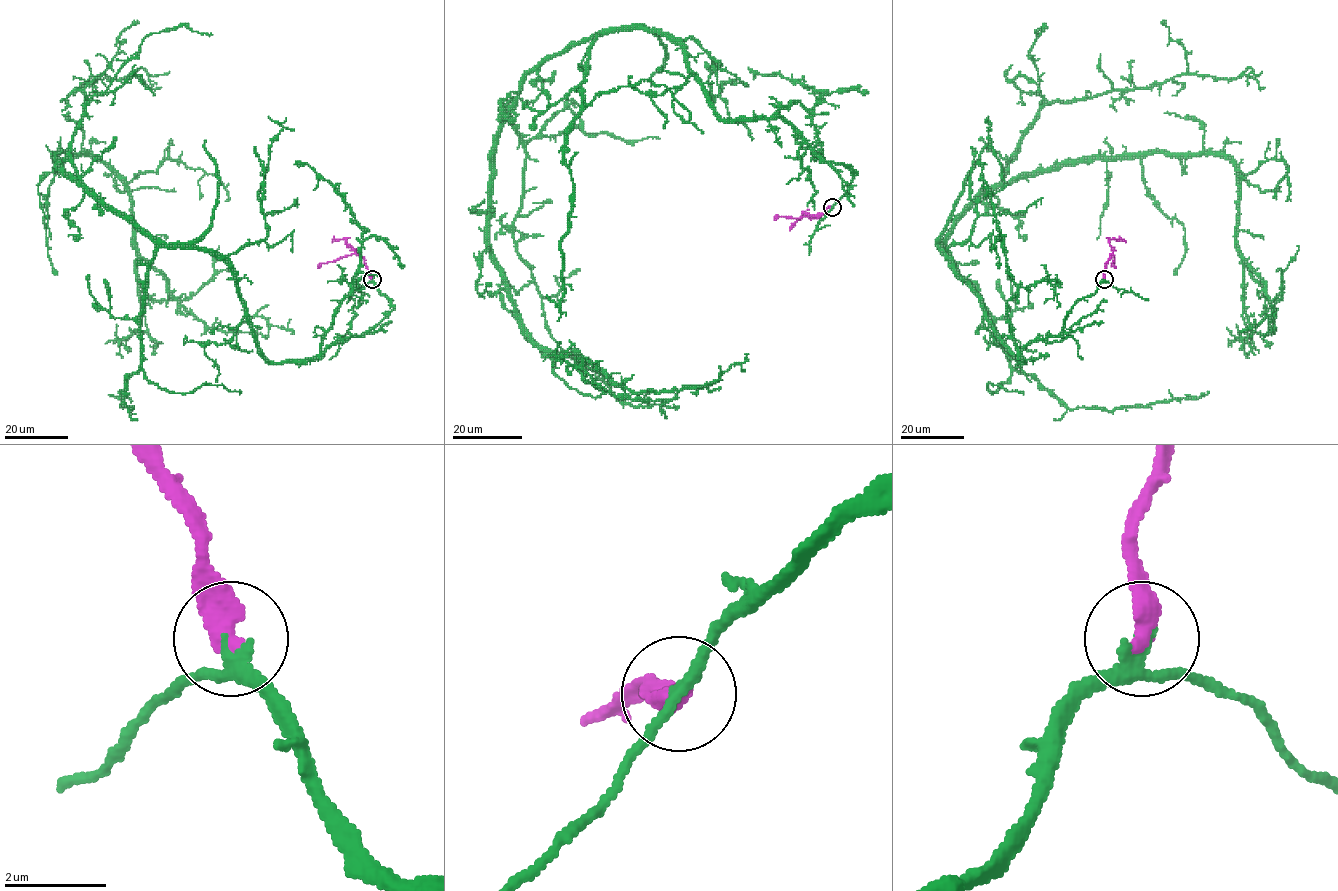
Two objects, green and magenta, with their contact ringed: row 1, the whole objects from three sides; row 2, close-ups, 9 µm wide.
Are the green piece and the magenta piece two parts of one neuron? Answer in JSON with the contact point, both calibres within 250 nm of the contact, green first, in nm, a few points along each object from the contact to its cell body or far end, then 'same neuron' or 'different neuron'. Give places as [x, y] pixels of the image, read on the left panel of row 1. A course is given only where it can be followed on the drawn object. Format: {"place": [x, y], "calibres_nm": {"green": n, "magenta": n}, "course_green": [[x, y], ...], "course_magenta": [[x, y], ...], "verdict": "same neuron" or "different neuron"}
{"place": [372, 279], "calibres_nm": {"green": 200, "magenta": 500}, "course_green": [[371, 279], [378, 324], [270, 362], [223, 260], [55, 156], [113, 172], [209, 328], [291, 333]], "course_magenta": [[372, 279], [365, 260], [356, 254], [323, 263], [318, 268]], "verdict": "same neuron"}

